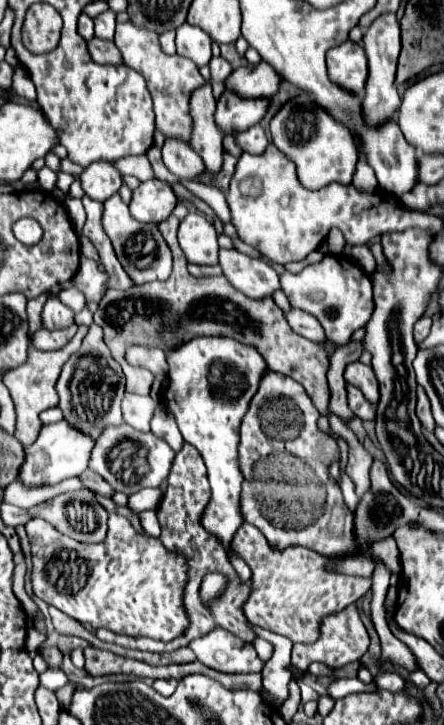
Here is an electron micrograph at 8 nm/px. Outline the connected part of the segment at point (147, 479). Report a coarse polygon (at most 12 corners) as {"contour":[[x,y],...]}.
{"contour":[[108,427],[88,469],[114,491],[160,487],[176,453],[152,433]]}

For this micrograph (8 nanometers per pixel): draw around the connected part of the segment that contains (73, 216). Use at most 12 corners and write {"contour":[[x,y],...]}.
{"contour":[[66,199],[74,231],[82,235],[86,213],[80,199]]}

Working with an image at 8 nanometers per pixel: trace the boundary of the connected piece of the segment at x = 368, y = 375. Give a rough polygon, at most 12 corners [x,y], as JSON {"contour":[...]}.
{"contour":[[348,363],[346,383],[358,385],[376,403],[378,381],[370,365]]}

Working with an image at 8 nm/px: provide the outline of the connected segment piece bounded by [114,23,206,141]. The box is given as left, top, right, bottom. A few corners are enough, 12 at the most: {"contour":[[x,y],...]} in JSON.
{"contour":[[116,25],[124,65],[154,99],[156,129],[188,141],[188,95],[206,81],[158,35]]}

